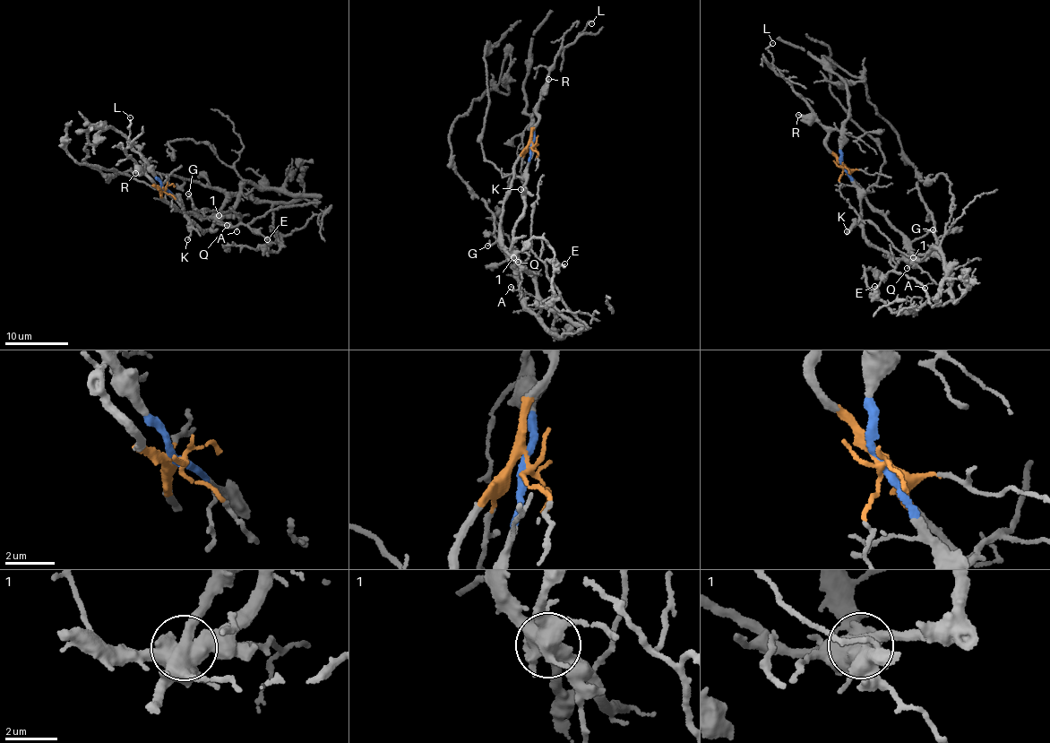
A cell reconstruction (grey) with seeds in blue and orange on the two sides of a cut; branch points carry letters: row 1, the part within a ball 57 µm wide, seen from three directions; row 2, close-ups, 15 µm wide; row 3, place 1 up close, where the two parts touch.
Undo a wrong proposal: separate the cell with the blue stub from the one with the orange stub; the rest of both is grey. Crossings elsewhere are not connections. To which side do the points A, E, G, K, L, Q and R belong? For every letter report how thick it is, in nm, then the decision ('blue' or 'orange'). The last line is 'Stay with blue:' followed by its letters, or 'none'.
A: 110 nm | orange
E: 150 nm | blue
G: 140 nm | orange
K: 190 nm | blue
L: 130 nm | orange
Q: 140 nm | blue
R: 340 nm | orange
Stay with blue: E, K, Q

